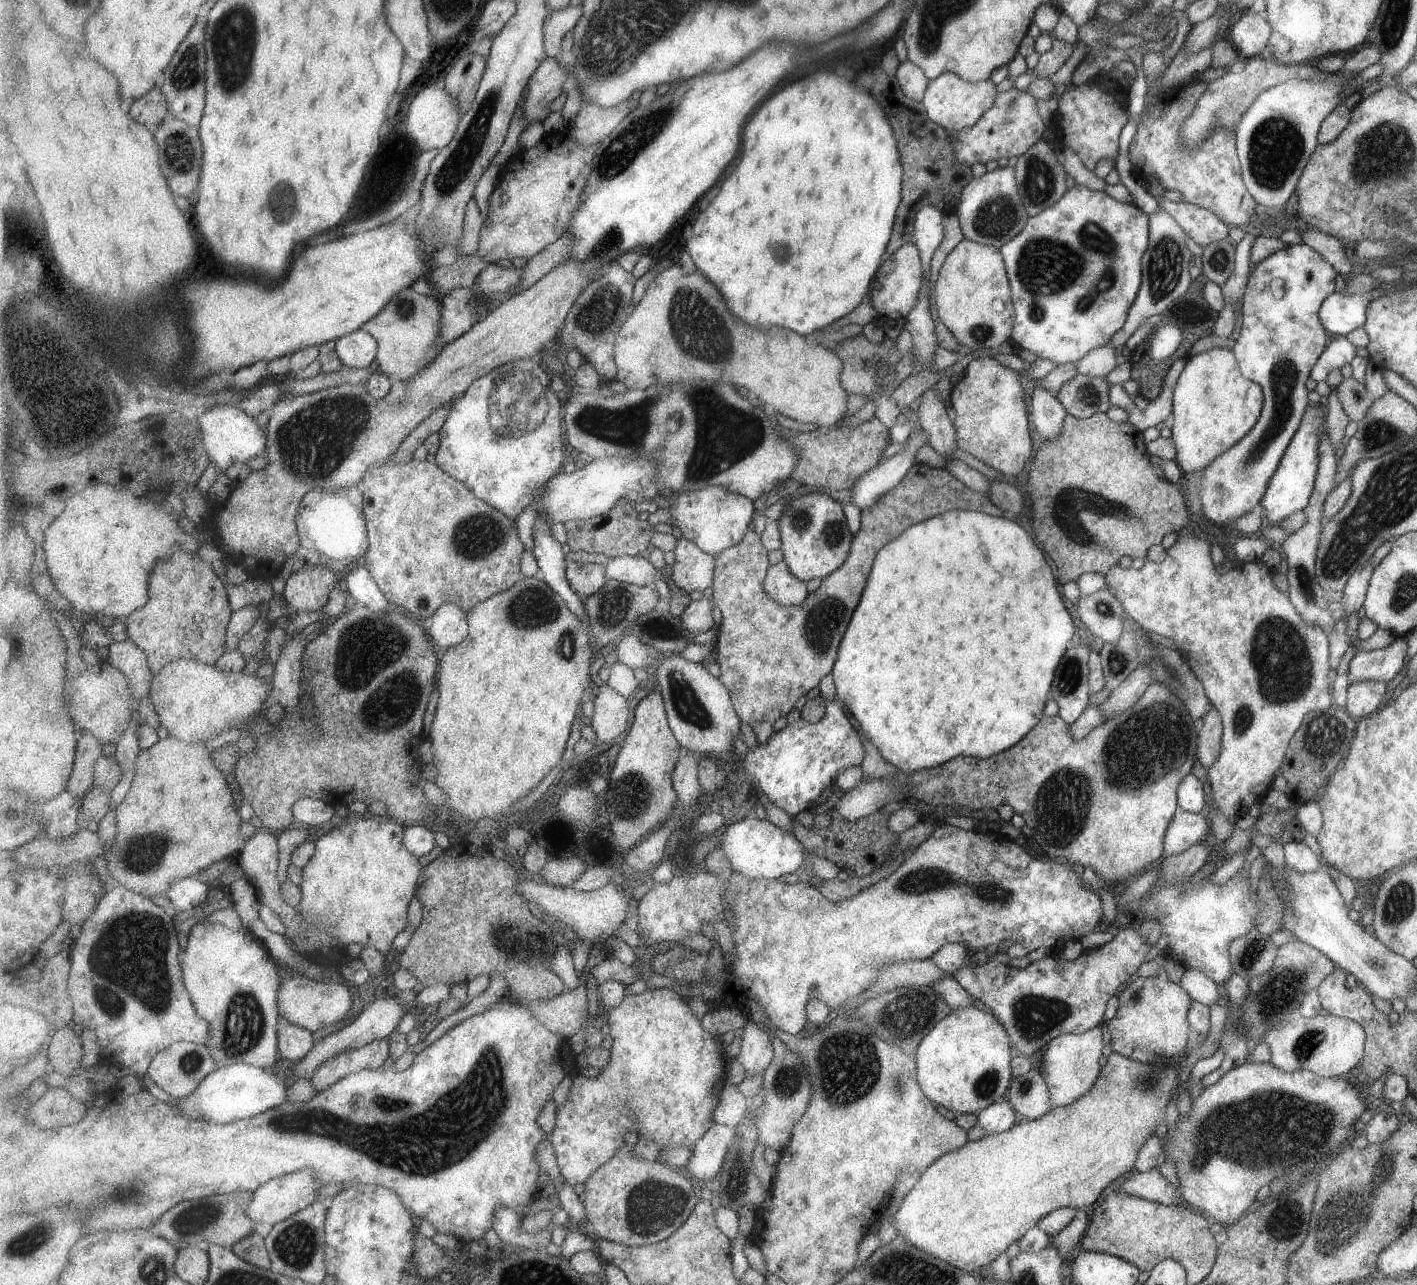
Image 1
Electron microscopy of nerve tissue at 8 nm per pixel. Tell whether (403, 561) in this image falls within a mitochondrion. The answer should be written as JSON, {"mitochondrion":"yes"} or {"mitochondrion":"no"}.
{"mitochondrion":"no"}

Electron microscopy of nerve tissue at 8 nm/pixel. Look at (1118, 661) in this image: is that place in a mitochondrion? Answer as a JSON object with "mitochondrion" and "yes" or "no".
{"mitochondrion":"yes"}

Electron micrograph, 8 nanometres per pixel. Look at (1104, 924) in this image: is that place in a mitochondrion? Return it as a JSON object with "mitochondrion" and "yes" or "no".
{"mitochondrion":"no"}

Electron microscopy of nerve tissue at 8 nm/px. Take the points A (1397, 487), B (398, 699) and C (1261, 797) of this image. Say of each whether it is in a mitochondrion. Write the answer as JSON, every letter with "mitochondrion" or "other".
{"A":"mitochondrion","B":"mitochondrion","C":"other"}

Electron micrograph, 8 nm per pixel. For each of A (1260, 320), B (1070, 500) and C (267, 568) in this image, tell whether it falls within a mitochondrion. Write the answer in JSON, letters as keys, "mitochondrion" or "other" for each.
{"A":"other","B":"mitochondrion","C":"other"}

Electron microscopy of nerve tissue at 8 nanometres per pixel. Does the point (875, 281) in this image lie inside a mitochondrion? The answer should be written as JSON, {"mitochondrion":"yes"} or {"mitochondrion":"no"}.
{"mitochondrion":"no"}

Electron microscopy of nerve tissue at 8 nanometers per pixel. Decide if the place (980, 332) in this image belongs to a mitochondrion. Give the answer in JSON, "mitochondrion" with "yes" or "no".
{"mitochondrion":"yes"}

